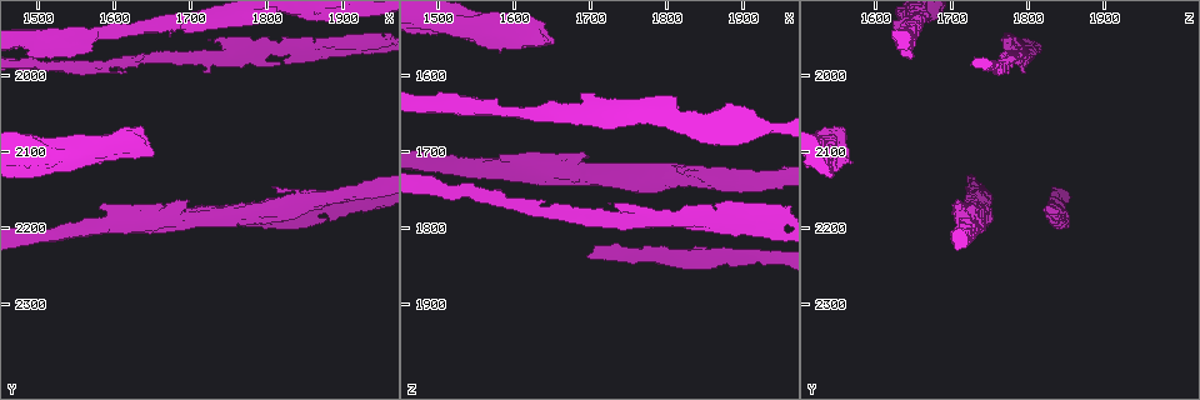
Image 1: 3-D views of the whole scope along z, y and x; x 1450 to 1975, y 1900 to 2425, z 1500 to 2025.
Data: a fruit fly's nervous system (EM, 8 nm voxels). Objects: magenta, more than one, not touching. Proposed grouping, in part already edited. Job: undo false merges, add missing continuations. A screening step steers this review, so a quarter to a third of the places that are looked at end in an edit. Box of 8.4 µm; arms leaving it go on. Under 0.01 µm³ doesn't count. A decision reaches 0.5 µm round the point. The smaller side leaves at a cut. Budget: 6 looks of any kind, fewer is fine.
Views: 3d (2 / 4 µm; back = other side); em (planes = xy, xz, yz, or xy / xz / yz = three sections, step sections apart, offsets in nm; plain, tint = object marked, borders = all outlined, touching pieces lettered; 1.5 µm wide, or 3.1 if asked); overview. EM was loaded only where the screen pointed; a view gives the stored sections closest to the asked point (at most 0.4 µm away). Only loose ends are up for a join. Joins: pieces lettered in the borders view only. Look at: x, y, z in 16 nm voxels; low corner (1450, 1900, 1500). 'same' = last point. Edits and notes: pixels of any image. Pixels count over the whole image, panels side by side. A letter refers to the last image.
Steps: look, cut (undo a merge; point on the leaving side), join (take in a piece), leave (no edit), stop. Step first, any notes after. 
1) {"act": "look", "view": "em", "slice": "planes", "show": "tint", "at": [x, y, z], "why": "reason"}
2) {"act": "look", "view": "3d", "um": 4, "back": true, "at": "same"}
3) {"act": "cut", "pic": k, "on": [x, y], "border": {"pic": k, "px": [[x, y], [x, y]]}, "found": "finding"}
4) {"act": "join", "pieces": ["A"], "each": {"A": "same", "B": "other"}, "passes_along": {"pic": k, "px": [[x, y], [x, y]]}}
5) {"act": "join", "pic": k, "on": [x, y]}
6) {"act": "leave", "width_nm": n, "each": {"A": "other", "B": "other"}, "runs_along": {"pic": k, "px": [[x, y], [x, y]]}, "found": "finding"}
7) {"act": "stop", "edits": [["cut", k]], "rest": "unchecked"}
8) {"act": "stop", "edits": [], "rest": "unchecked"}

{"act": "look", "view": "3d", "um": 4, "at": [1650, 2100, 1555], "why": "thick end"}

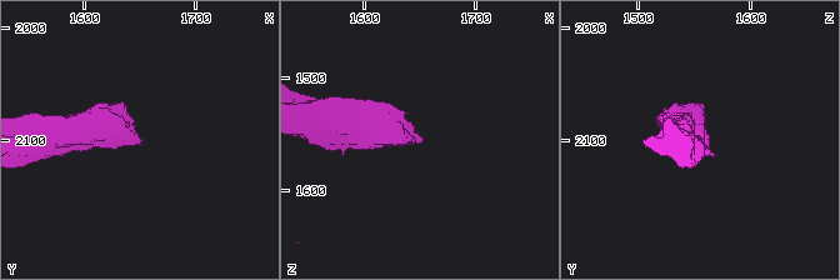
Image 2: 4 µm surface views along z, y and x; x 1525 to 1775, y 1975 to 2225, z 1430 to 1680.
{"act": "look", "view": "em", "slice": "planes", "show": "tint", "at": [1654, 2098, 1554], "why": "need the tissue"}

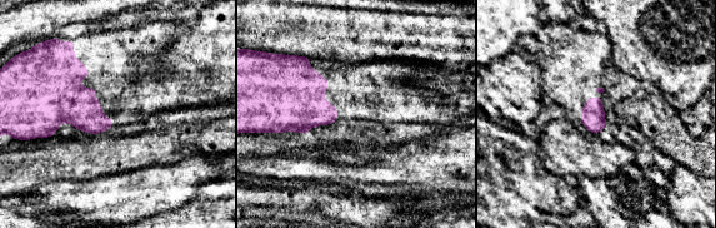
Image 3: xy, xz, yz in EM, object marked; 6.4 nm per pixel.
{"act": "look", "view": "em", "slice": "planes", "show": "borders", "at": "same"}

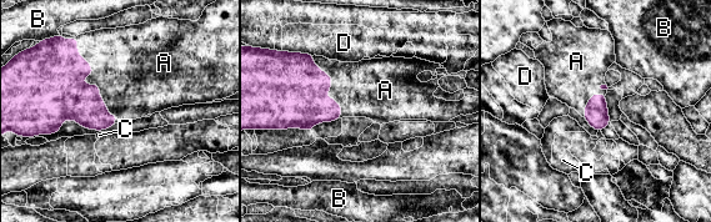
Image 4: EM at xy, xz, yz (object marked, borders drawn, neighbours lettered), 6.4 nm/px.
{"act": "join", "pieces": ["A"], "each": {"A": "same", "B": "other", "C": "other", "D": "other"}, "passes_along": {"pic": 4, "px": [[51, 89], [90, 85], [123, 64]]}, "found": "it goes on there"}

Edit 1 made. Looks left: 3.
{"act": "look", "view": "3d", "um": 2, "at": [1885, 1960, 1790], "why": "branch point"}

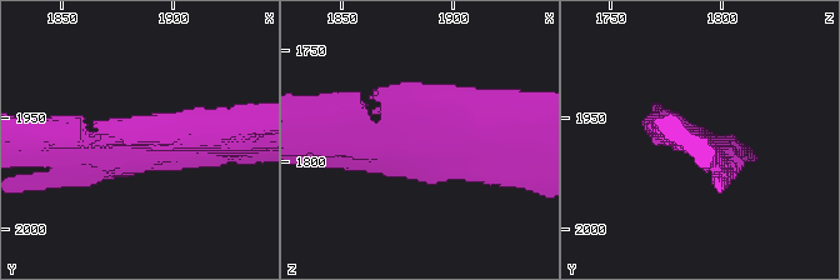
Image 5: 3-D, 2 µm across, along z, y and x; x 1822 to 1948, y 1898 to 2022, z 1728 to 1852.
{"act": "look", "view": "em", "slice": "yz", "step": 8, "show": "tint", "at": [1887, 1966, 1793], "why": "need the tissue"}

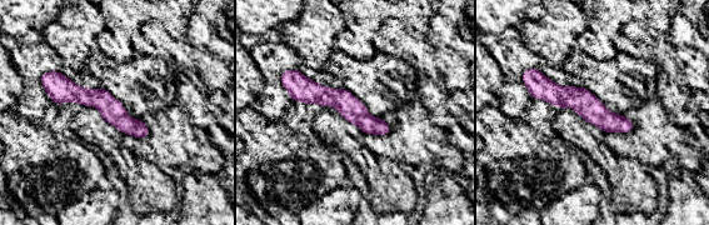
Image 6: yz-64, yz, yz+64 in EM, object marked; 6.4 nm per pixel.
{"act": "look", "view": "em", "slice": "planes", "show": "borders", "at": "same", "why": "another direction"}

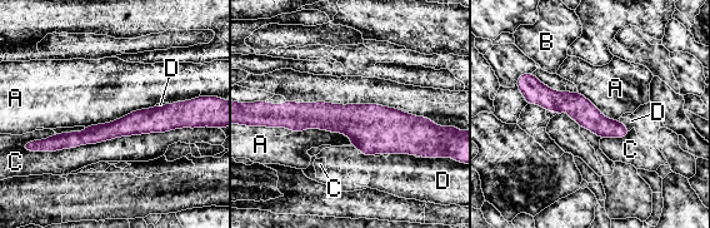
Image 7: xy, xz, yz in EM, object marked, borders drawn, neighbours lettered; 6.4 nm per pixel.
{"act": "leave", "each": {"A": "other", "B": "other", "C": "other", "D": "other"}, "runs_along": {"pic": 7, "px": [[280, 109], [373, 129], [429, 129]]}, "found": "continuous, no second neuron"}

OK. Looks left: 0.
{"act": "stop", "edits": [["join", 4]], "rest": "unchecked"}

